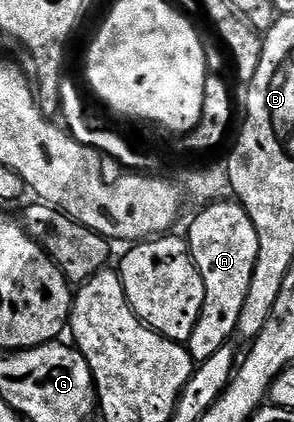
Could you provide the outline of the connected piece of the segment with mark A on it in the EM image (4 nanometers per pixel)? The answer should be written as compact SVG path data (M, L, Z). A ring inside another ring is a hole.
M219 200L204 208L185 236L191 260L205 282L201 318L197 318L197 326L185 345L187 353L196 362L210 358L217 350L221 350L221 346L232 343L238 333L241 310L245 310L245 297L249 294L249 282L255 273L257 252L260 249L252 219L237 202Z

